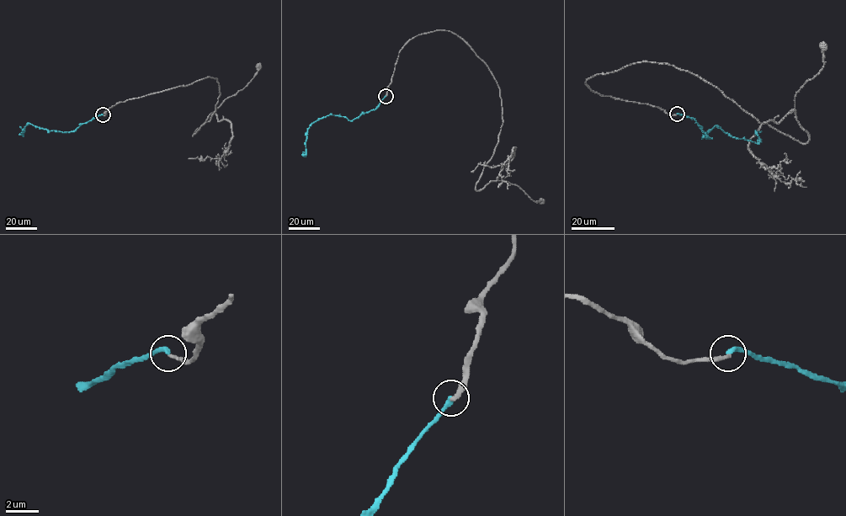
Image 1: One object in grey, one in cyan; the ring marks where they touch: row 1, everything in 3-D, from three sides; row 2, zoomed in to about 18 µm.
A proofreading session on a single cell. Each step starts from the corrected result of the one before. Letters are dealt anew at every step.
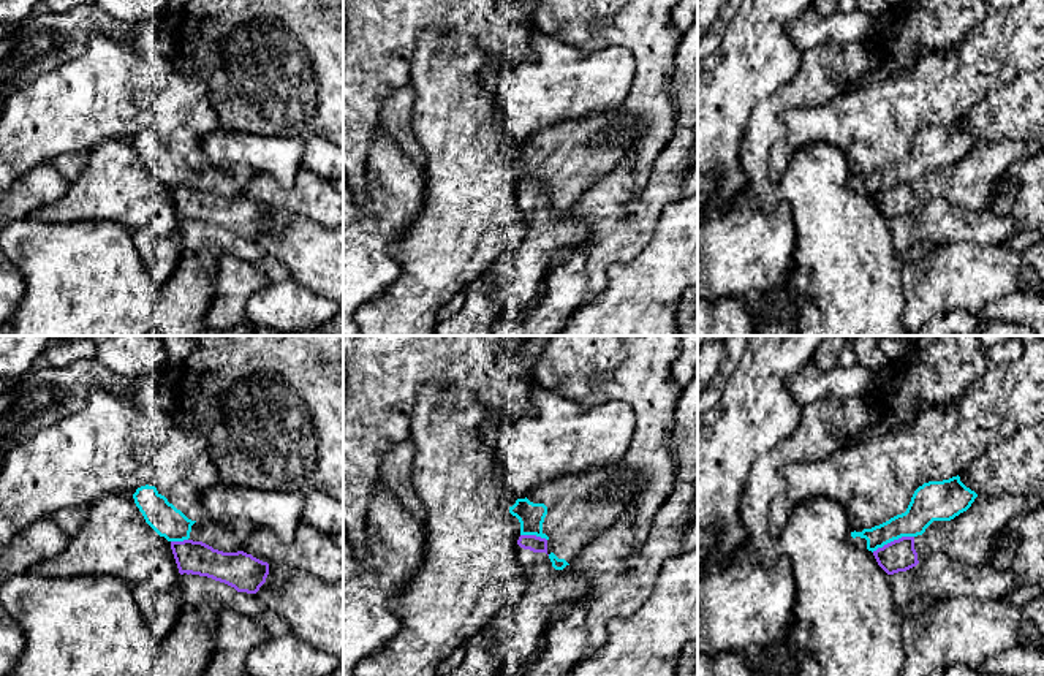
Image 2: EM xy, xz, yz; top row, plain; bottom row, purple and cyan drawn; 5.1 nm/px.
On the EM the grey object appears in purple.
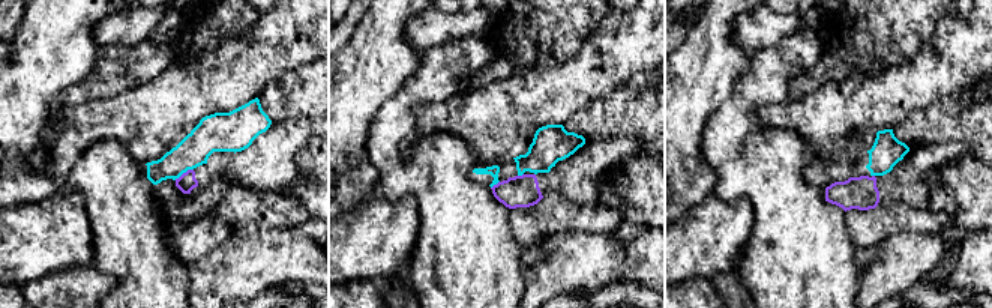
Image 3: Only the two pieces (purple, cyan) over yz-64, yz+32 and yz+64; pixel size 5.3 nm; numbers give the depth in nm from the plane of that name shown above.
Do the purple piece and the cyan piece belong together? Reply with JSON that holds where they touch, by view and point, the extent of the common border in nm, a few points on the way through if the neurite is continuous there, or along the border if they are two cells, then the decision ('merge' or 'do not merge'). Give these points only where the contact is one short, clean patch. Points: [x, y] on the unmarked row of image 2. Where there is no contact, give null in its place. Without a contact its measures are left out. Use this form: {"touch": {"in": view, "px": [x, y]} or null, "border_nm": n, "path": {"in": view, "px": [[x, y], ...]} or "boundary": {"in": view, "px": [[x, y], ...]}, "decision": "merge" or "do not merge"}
{"touch": {"in": "yz", "px": [894, 186]}, "border_nm": 240, "boundary": {"in": "yz", "px": [[913, 181], [894, 184], [872, 197]]}, "decision": "do not merge"}

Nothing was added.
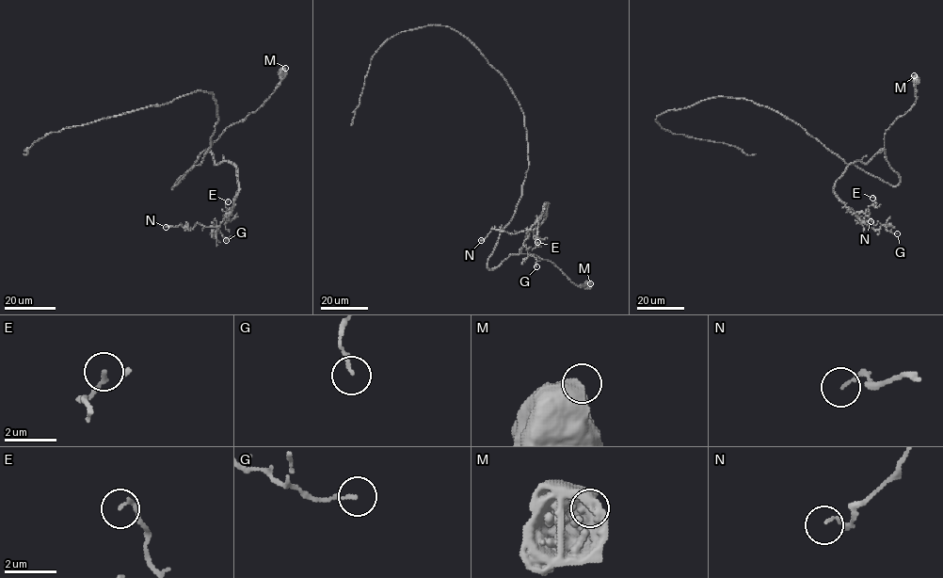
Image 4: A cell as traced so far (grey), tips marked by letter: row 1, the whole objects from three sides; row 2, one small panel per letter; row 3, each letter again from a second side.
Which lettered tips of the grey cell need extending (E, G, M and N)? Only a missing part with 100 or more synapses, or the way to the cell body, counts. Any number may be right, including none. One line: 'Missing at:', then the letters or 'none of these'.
Missing at: none of these

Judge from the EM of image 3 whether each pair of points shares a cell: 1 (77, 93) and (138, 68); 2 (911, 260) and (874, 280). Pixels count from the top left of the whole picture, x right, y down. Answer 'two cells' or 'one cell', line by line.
1: one cell
2: one cell

